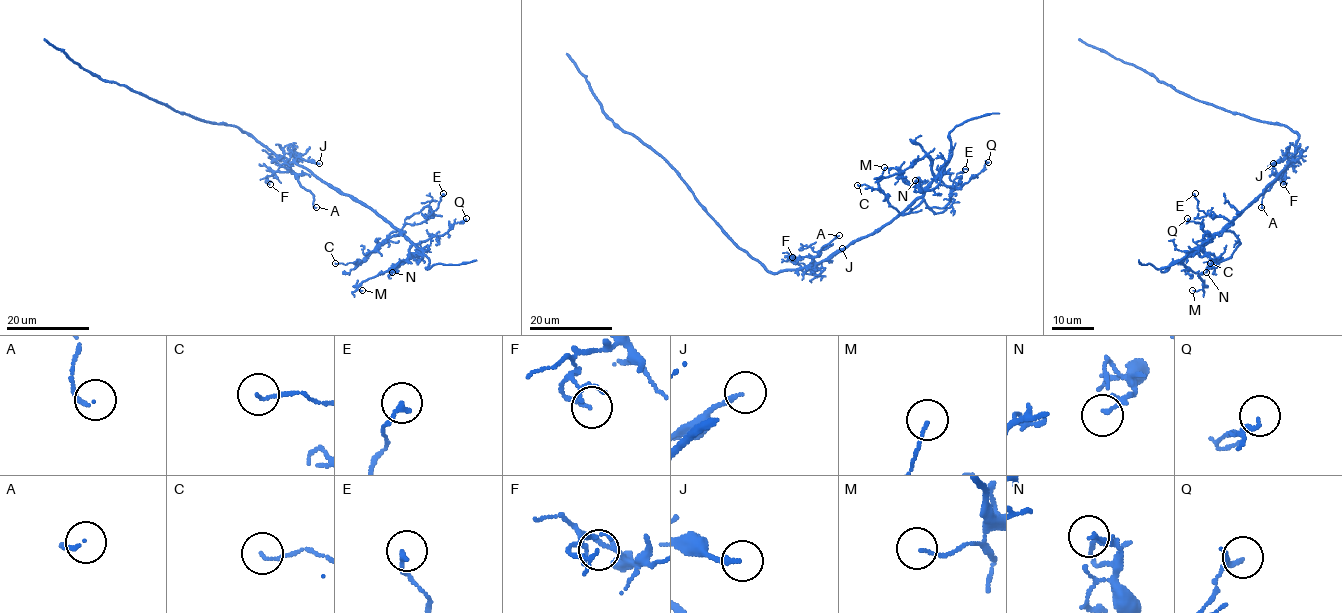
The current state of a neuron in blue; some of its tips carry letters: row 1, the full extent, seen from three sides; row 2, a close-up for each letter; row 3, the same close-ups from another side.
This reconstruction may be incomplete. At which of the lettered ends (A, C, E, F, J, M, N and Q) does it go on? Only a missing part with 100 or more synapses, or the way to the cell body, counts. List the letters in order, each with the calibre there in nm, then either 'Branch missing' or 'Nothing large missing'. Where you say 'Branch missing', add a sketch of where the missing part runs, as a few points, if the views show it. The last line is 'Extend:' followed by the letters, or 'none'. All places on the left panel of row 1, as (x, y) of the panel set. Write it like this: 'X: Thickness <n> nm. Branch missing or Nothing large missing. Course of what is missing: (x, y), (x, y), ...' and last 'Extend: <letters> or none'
A: Thickness 120 nm. Nothing large missing
C: Thickness 90 nm. Nothing large missing
E: Thickness 180 nm. Nothing large missing
F: Thickness 150 nm. Nothing large missing
J: Thickness 180 nm. Nothing large missing
M: Thickness 100 nm. Nothing large missing
N: Thickness 180 nm. Nothing large missing
Q: Thickness 120 nm. Nothing large missing
Extend: none

